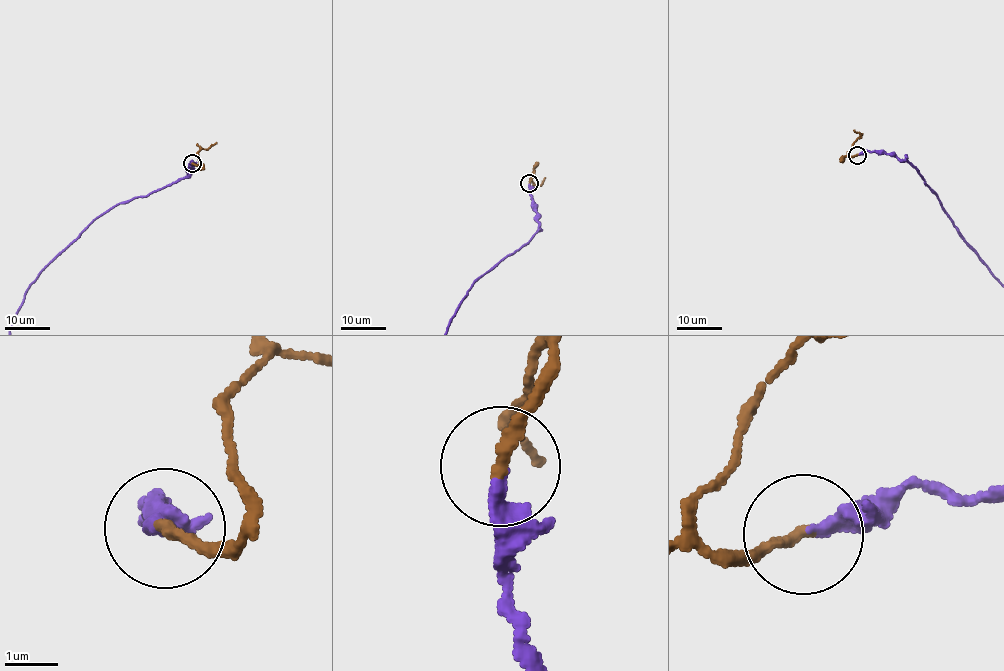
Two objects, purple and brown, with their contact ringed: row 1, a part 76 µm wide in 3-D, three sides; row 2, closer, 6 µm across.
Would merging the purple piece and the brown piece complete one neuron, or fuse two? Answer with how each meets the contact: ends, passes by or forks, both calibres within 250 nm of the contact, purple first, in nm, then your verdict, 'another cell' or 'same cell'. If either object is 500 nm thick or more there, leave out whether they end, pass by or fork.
purple ends | brown ends | 240/220 nm | same cell

